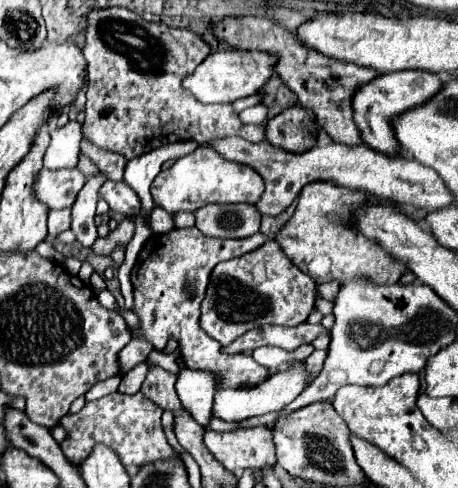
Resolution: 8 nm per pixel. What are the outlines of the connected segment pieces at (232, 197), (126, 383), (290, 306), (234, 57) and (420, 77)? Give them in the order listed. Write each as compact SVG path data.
M200 146L188 156L178 158L172 168L162 170L152 182L150 192L156 206L164 208L168 214L176 214L196 212L206 204L256 204L264 192L264 182L254 168L220 160L220 156L216 156L216 152L212 152L208 146Z
M140 362L138 366L134 366L128 374L122 376L122 382L118 386L118 392L124 392L124 394L136 394L140 390L140 384L144 382L144 372L148 370L148 364Z
M268 240L262 248L222 262L212 270L210 286L202 302L200 326L208 336L226 346L244 332L264 324L298 326L306 322L314 300L316 282L282 252L276 240Z
M218 50L212 52L194 74L184 78L184 88L192 92L204 104L218 104L218 102L234 102L252 94L258 94L264 84L272 76L272 68L278 62L278 56L260 52L260 50Z
M408 70L408 72L392 72L392 74L382 74L376 80L368 82L366 86L358 88L352 104L354 104L354 120L356 126L360 128L364 136L364 144L368 148L374 148L380 154L394 156L400 152L400 144L396 140L392 120L416 106L426 104L440 92L442 82L436 74L430 72L420 72L420 70Z

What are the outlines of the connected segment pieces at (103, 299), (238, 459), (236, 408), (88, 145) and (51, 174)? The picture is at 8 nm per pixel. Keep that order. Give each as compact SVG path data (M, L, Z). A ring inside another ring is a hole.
M105 290L96 294L96 297L100 304L105 308L108 308L109 310L115 312L119 312L122 310L122 308L120 308L119 305L117 304L116 298L111 292Z
M268 426L238 428L232 432L206 430L204 444L228 470L266 468L276 464L272 428Z
M302 362L284 364L276 376L272 376L270 380L266 380L266 382L262 382L250 390L232 390L232 388L216 390L214 404L212 404L212 416L220 418L224 422L242 422L242 420L284 408L304 390L304 376L300 376L300 372L296 372L296 368L300 368L300 364Z
M82 138L82 154L86 154L96 166L100 172L104 172L110 180L122 180L122 174L124 174L124 164L126 164L126 158L116 154L116 152L110 152L110 150L104 150L104 148L98 148L94 146L92 142L88 142L86 138Z
M42 168L34 190L38 200L42 200L48 208L70 208L82 190L86 176L78 168L62 168L48 170Z

